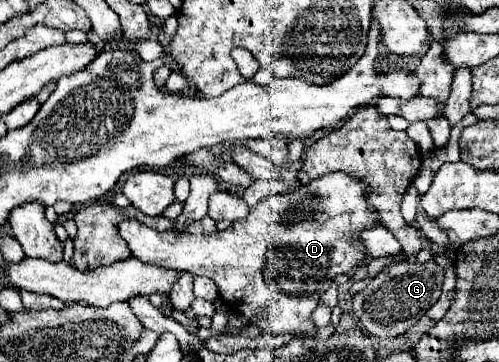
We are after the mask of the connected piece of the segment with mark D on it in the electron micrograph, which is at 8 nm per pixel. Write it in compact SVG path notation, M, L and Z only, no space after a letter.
M333 172L323 178L317 178L307 186L299 186L289 194L275 194L263 198L255 208L249 210L249 214L241 222L233 222L223 232L213 232L207 236L177 232L173 234L167 230L157 232L137 222L135 218L125 218L119 226L119 234L127 242L131 256L139 258L145 264L155 264L171 270L187 270L195 276L206 276L217 282L225 306L231 312L245 316L249 324L259 326L263 332L273 336L285 336L297 330L305 330L307 334L311 334L315 330L311 314L317 308L319 296L331 286L337 274L351 272L367 260L367 254L363 252L363 244L357 234L367 228L379 226L379 220L377 212L369 206L365 198L365 186L357 178Z

